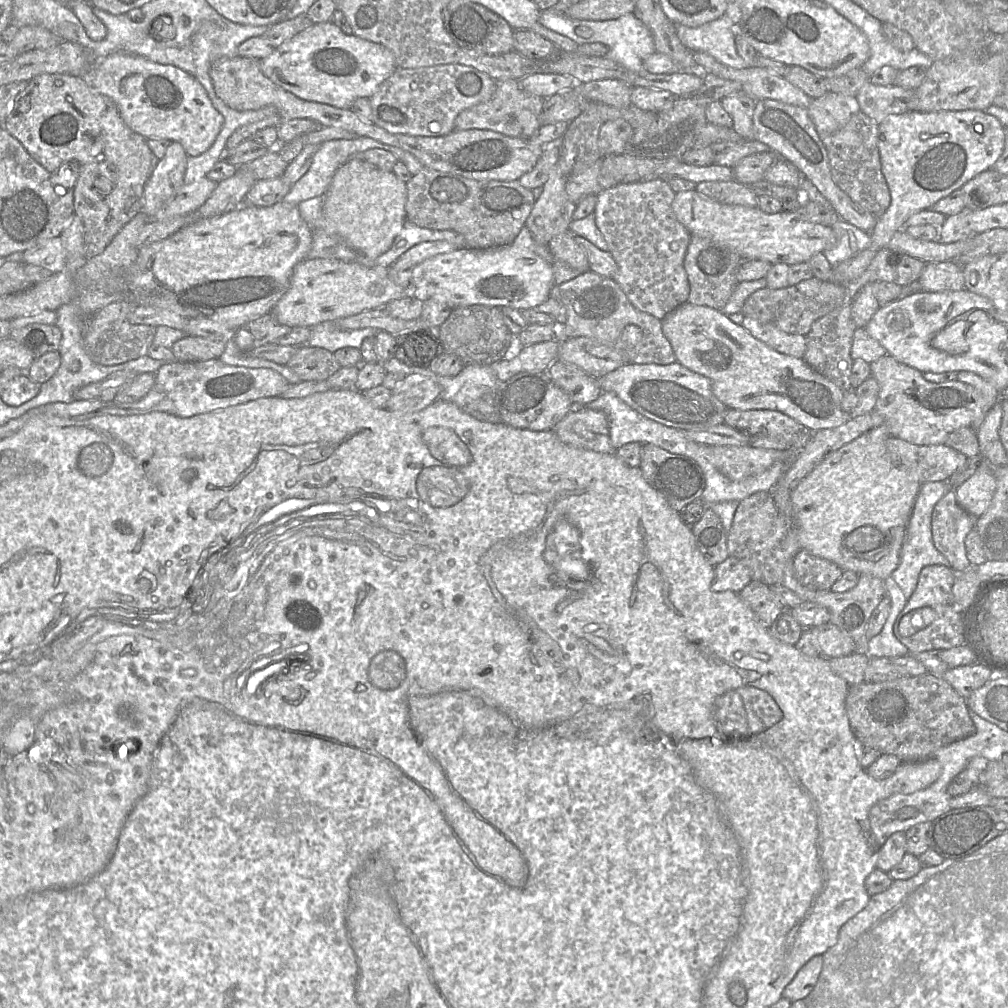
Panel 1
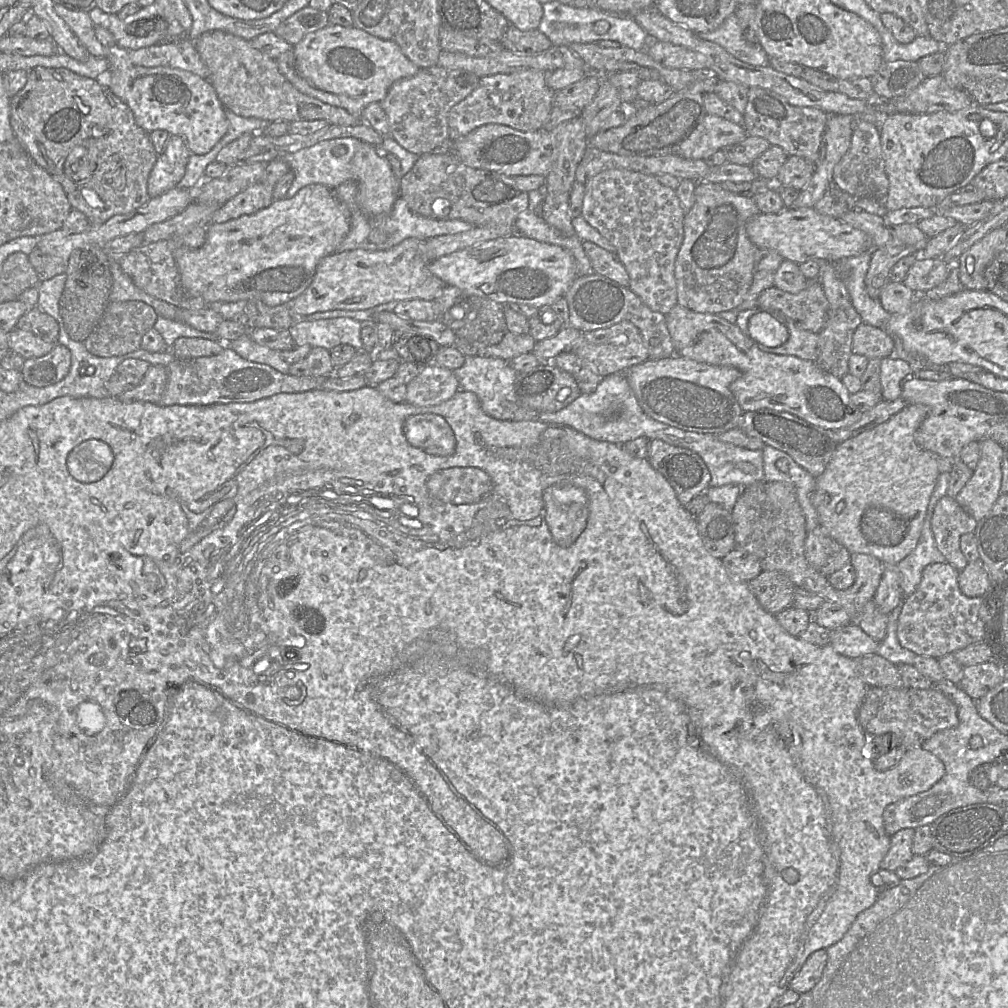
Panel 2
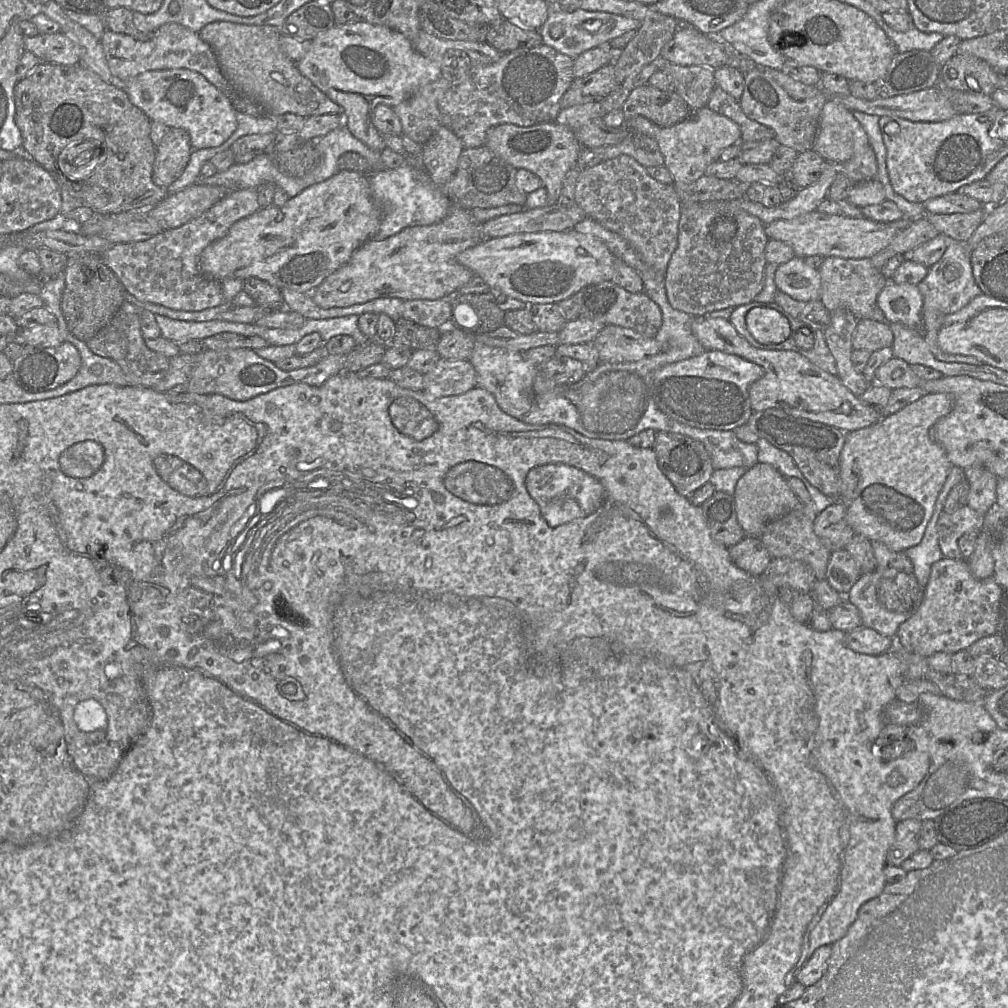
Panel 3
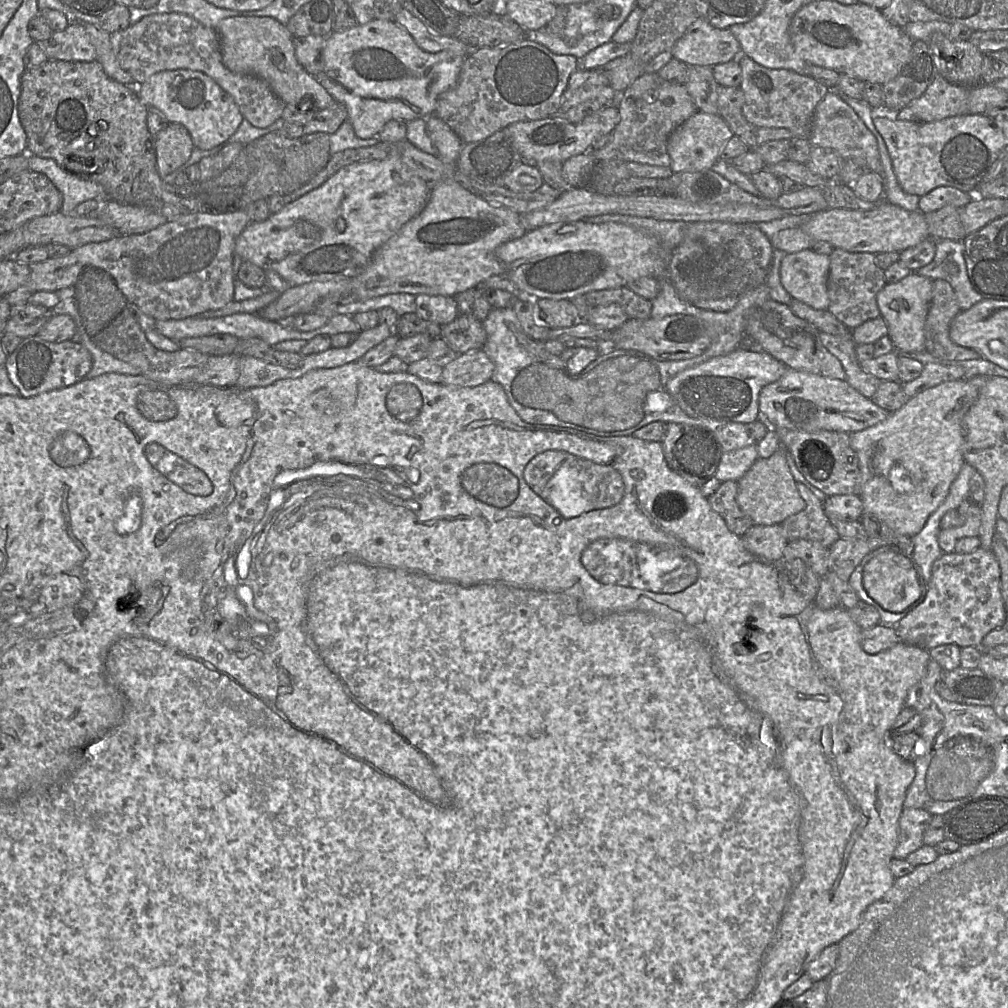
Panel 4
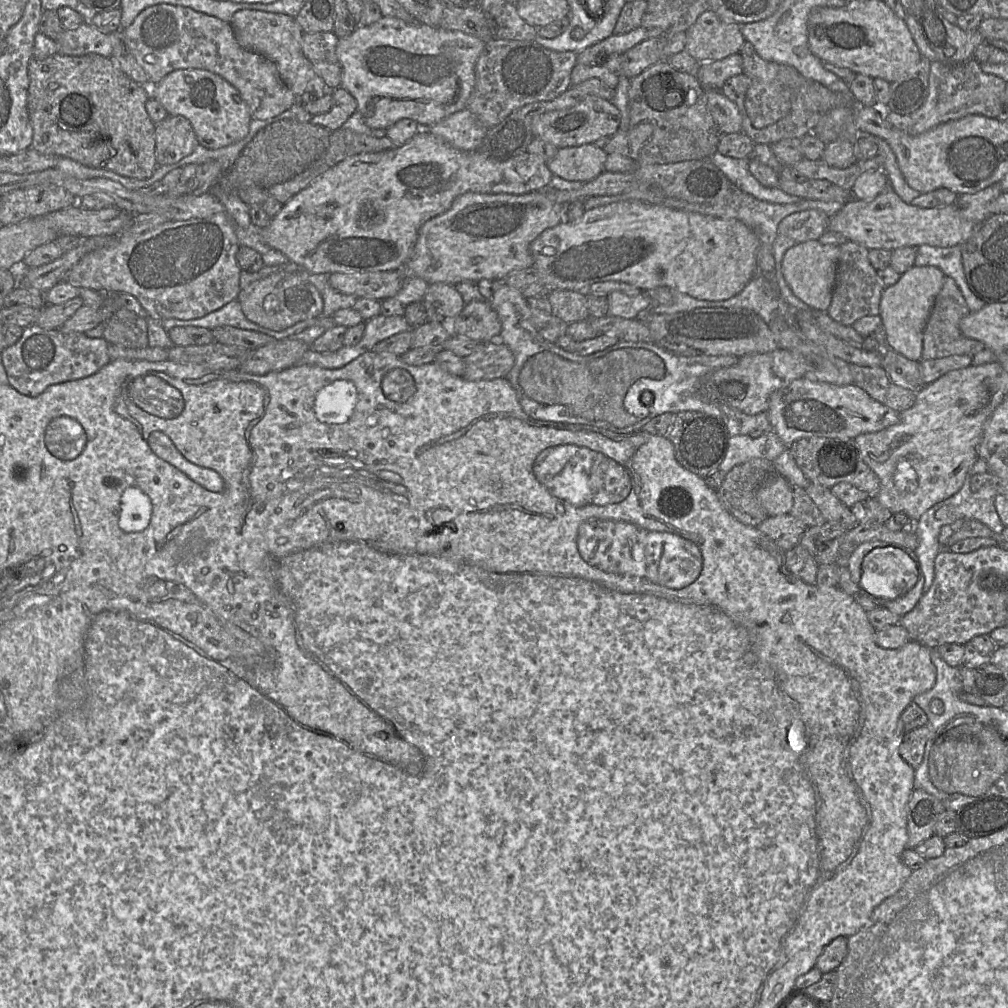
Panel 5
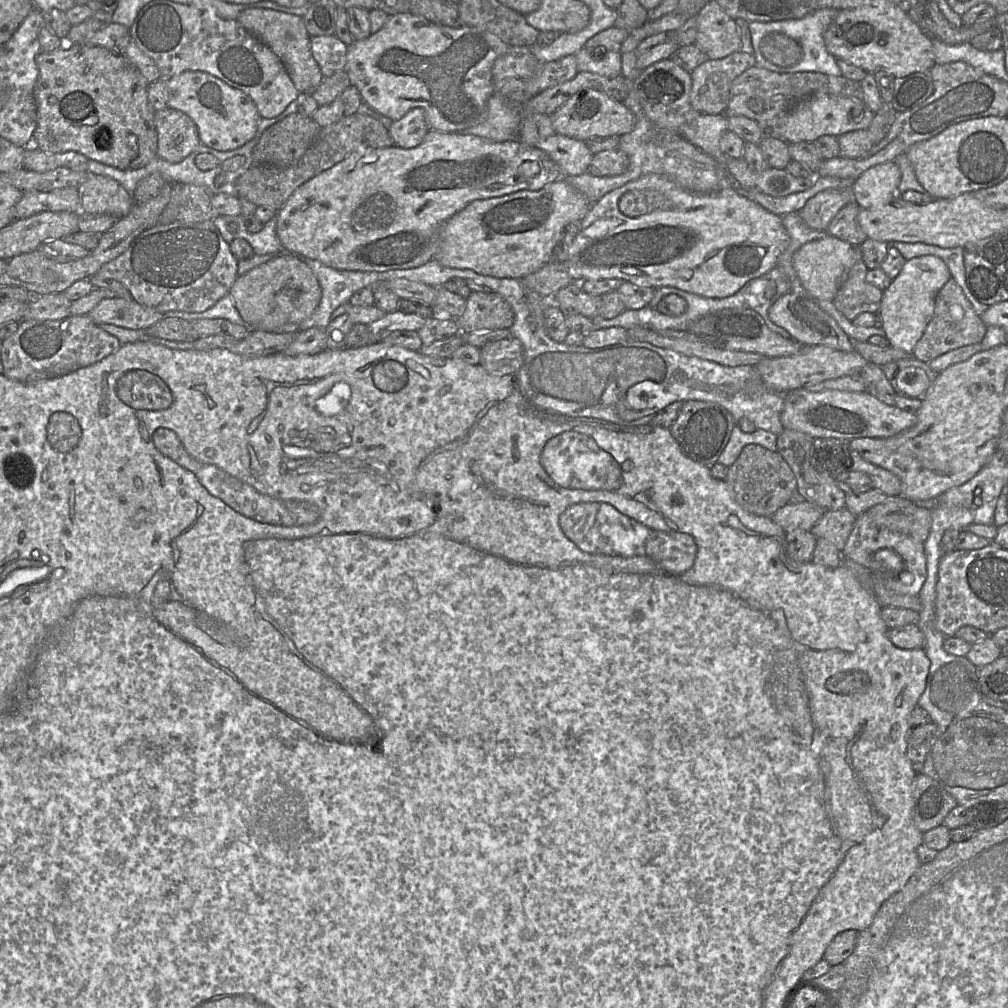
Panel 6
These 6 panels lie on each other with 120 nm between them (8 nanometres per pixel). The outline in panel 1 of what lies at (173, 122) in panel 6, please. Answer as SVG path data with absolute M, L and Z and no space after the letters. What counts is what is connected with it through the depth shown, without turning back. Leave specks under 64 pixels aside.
M171 142L145 184L142 211L149 219L183 185L189 155L179 142Z

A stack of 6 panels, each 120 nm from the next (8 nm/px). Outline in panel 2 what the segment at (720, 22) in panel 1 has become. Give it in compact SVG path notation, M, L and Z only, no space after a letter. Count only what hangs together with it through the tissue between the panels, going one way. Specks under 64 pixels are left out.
M734 12L715 30L699 33L699 35L705 40L720 45L742 62L755 66L769 66L770 58L760 45L751 44L745 40Z

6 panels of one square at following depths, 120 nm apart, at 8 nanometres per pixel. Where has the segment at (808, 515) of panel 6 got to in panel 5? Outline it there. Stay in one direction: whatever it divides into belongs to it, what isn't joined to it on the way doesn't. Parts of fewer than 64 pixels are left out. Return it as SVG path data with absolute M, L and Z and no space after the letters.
M789 513L769 516L756 528L772 539L784 552L796 546L807 529L800 520Z

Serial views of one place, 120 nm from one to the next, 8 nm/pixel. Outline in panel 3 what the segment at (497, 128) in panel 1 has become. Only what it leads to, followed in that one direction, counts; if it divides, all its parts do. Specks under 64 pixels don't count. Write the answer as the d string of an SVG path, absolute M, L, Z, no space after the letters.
M544 44L502 53L495 63L478 66L456 76L438 104L441 123L461 140L465 148L475 148L485 144L486 134L492 127L501 124L528 127L553 122L561 110L563 95L575 79L573 64L573 58Z

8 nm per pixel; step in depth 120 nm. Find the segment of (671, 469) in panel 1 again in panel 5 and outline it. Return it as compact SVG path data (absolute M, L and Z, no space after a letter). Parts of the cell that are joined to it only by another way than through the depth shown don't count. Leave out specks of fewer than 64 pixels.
M683 411L676 414L667 437L674 445L678 463L690 472L706 478L718 470L725 456L730 435L721 419L702 412Z

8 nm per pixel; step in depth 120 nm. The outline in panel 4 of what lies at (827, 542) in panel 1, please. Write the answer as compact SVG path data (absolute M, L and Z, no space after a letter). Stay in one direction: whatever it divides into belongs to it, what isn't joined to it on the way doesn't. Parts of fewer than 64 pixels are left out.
M973 376L973 377L968 377L968 378L963 378L963 379L960 379L960 380L943 382L943 383L941 383L941 384L935 386L935 387L924 390L924 391L920 392L919 394L913 396L900 409L896 410L895 412L890 413L889 416L884 421L882 421L882 422L880 422L880 423L878 423L874 426L871 426L869 428L866 428L864 430L861 430L859 432L848 433L849 439L850 439L850 445L851 445L852 449L855 451L855 453L857 454L858 459L859 459L859 468L860 468L861 475L862 475L862 491L861 491L861 494L860 494L860 498L861 498L862 503L863 503L863 512L864 513L866 513L868 515L875 516L879 520L880 523L884 523L890 529L895 531L896 533L901 534L901 535L905 535L905 536L908 536L908 537L915 536L916 534L918 534L923 529L923 527L924 527L925 523L927 522L927 519L929 518L929 516L939 507L940 504L942 504L942 502L947 497L951 484L956 479L956 477L958 476L958 474L960 472L961 467L965 463L965 460L964 460L964 457L963 457L963 452L962 452L963 443L964 443L963 418L964 418L965 414L968 412L968 410L971 408L971 406L978 399L980 387L984 384L984 381L985 381L984 377L998 377L998 376Z

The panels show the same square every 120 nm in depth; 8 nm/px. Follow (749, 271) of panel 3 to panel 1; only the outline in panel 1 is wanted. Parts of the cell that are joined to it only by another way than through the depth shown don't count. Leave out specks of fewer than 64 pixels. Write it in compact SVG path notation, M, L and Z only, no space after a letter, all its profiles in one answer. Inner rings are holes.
M735 180L704 181L696 184L695 191L722 204L757 207L758 196L750 185ZM691 235L684 258L684 268L690 286L688 302L721 310L739 283L736 278L736 268L740 259L739 254L724 245L708 238Z

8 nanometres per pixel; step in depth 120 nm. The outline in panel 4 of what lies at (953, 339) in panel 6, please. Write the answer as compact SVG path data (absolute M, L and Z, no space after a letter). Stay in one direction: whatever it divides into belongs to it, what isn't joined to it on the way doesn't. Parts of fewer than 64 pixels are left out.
M935 280L933 282L932 300L925 323L926 351L932 356L943 360L976 360L982 358L976 350L959 346L950 339L950 324L960 312L957 296L951 285L945 280Z

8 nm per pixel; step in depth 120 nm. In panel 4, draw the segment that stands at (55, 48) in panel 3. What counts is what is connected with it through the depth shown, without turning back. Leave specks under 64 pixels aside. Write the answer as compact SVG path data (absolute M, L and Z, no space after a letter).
M72 21L64 30L53 31L48 39L36 42L49 60L96 60L96 49L82 23L87 22Z

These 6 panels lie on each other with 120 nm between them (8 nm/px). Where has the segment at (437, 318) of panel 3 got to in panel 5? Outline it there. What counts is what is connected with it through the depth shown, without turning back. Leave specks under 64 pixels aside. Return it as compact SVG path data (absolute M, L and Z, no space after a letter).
M442 282L429 284L423 300L432 305L444 320L453 320L465 306L454 285Z

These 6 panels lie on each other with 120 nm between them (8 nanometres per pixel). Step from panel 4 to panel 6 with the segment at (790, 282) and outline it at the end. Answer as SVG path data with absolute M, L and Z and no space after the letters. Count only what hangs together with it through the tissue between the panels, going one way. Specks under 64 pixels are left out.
M833 236L810 241L800 247L793 255L793 266L804 291L818 302L834 300L854 262L855 246Z

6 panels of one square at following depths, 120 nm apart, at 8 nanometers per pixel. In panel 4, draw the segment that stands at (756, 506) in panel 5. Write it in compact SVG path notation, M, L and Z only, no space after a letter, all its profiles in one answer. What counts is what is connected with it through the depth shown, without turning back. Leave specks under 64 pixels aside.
M738 481L722 482L720 487L707 499L713 511L725 521L727 528L742 537L753 525L752 519L746 515L737 502Z

